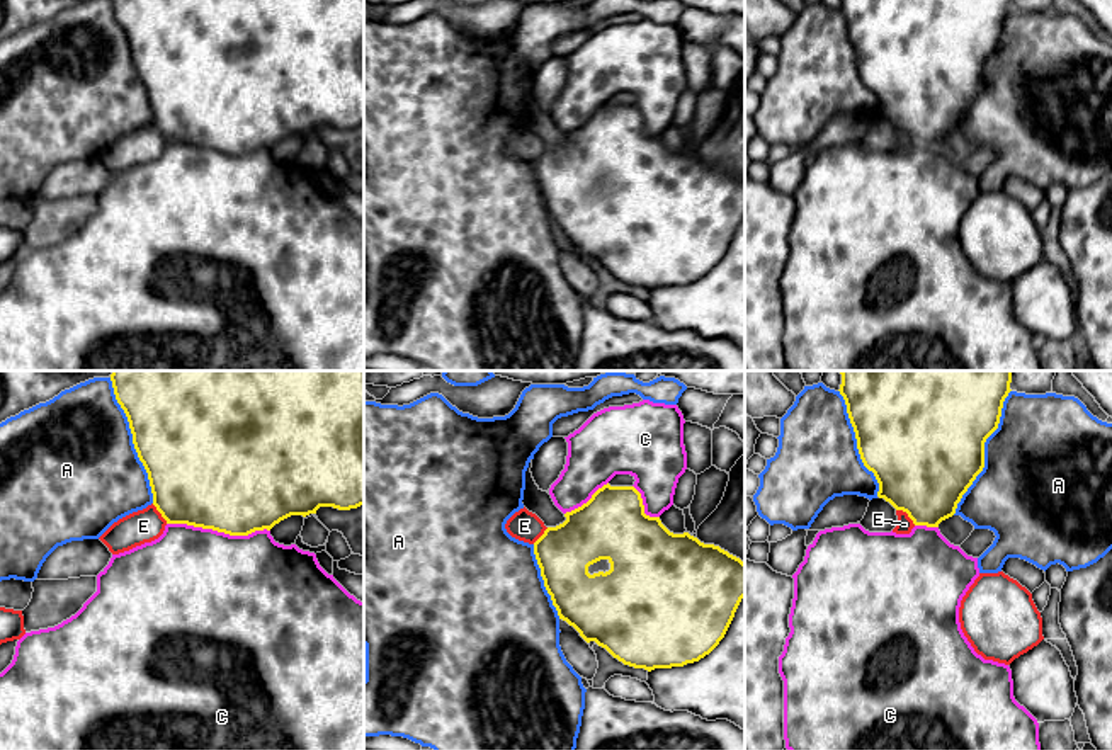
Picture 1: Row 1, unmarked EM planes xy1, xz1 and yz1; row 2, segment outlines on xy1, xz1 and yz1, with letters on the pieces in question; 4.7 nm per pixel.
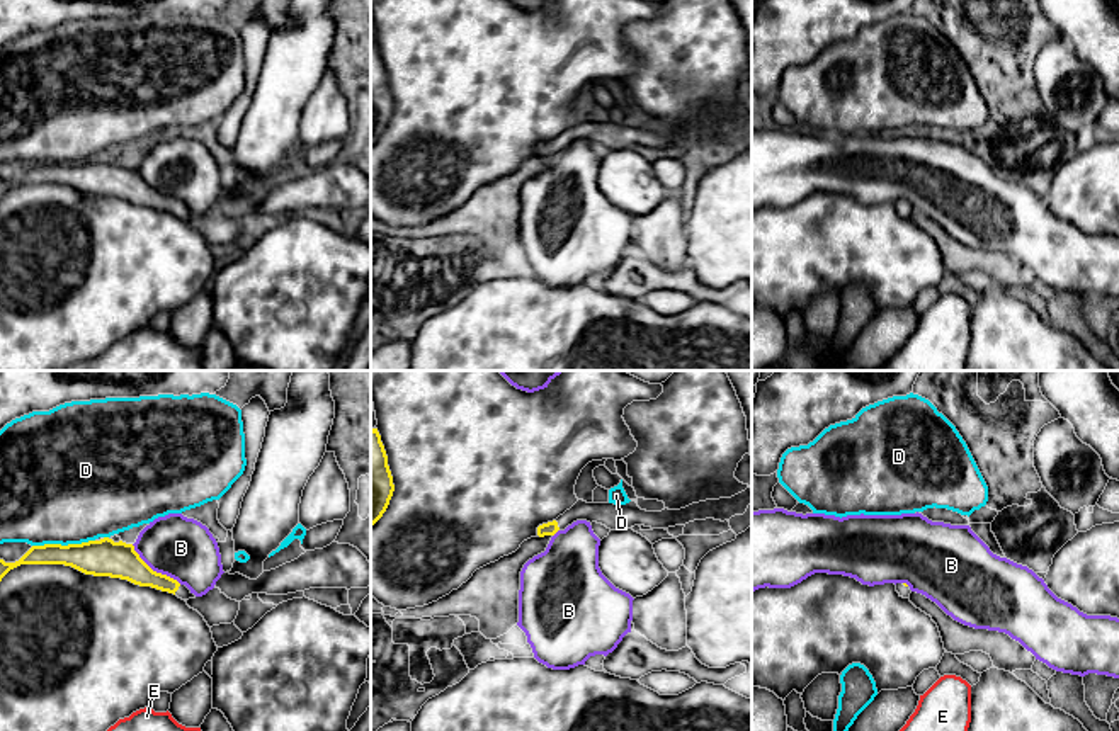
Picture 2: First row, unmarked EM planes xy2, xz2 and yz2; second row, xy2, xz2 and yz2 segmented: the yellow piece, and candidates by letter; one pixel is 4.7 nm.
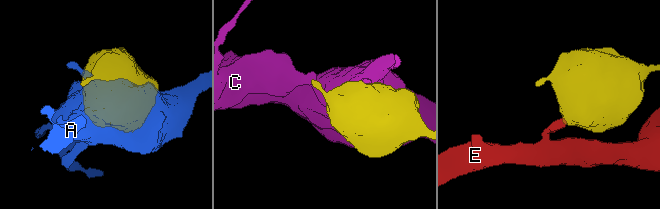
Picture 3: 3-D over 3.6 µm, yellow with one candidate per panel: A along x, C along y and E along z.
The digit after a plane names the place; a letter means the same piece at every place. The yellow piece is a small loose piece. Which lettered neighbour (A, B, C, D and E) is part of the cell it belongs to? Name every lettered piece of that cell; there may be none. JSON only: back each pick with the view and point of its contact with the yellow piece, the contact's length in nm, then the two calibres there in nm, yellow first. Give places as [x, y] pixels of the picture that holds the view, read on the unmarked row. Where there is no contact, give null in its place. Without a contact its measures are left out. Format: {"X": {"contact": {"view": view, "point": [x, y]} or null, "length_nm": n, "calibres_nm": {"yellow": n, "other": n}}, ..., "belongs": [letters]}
{"belongs": []}

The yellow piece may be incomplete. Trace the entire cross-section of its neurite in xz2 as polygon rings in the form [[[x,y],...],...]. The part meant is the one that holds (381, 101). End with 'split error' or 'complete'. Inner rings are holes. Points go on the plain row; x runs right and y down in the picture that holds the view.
[[[378,48],[371,49],[371,146],[383,136],[395,104]]]; complete

